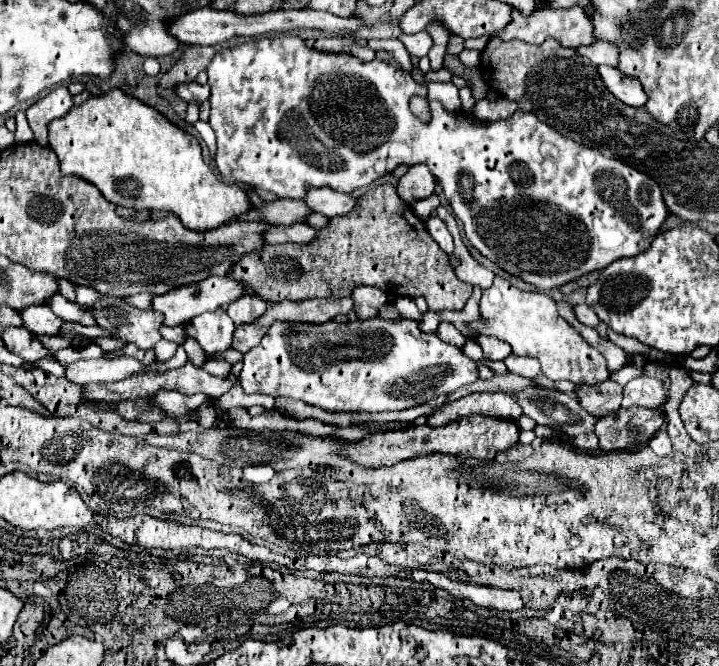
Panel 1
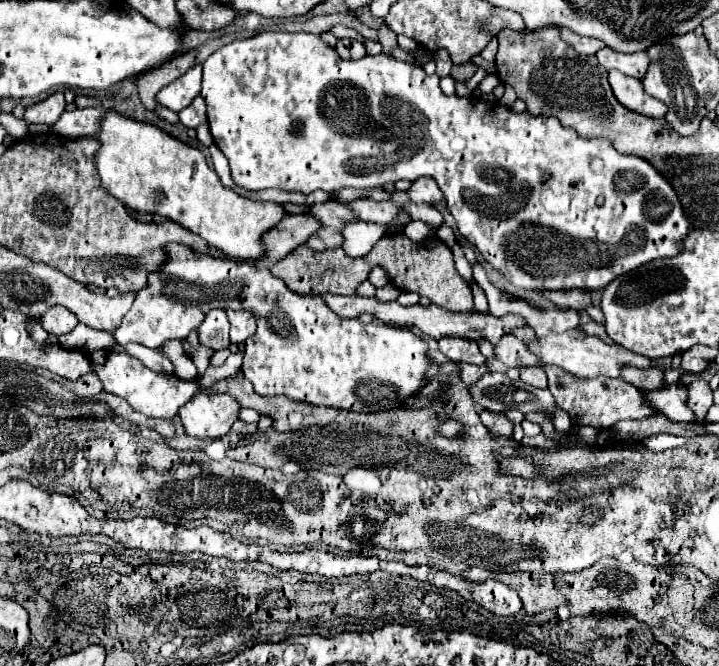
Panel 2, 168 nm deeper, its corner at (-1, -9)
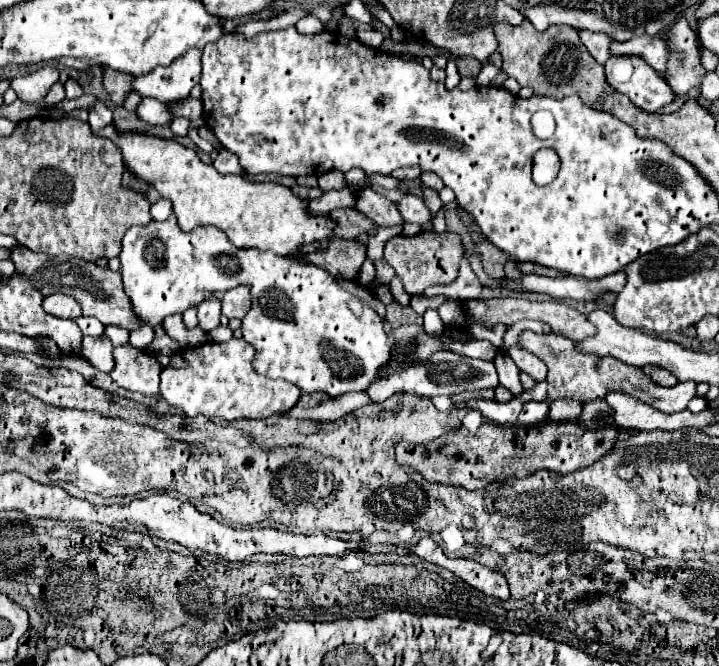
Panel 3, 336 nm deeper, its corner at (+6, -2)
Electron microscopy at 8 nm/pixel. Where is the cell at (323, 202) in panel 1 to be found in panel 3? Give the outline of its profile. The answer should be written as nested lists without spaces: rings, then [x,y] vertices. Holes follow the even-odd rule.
[[[404,195],[398,203],[396,203],[396,207],[398,207],[398,211],[400,211],[400,215],[404,215],[404,221],[406,223],[426,223],[426,221],[430,221],[432,219],[432,215],[430,215],[430,211],[428,211],[428,207],[424,205],[424,201],[420,199],[420,197],[416,197],[416,195]]]

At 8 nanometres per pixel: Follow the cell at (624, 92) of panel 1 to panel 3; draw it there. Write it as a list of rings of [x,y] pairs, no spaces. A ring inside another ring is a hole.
[[[610,57],[604,69],[608,83],[646,113],[656,113],[674,101],[672,89],[640,57]]]

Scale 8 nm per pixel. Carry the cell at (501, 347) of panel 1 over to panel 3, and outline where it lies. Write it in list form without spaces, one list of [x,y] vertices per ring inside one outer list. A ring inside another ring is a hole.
[[[522,331],[520,333],[520,349],[526,350],[546,363],[547,367],[547,397],[552,401],[556,399],[578,399],[580,403],[590,403],[596,399],[604,399],[604,395],[608,395],[608,391],[624,391],[624,395],[632,395],[636,399],[640,399],[642,403],[648,403],[650,407],[656,407],[664,413],[676,413],[676,411],[684,411],[686,405],[690,403],[692,397],[696,397],[696,383],[678,383],[670,389],[664,389],[660,385],[656,385],[650,377],[646,377],[642,373],[642,369],[638,367],[630,367],[624,365],[612,357],[594,357],[594,355],[584,355],[574,351],[574,341],[556,335],[556,333],[548,333],[536,335],[532,331]]]

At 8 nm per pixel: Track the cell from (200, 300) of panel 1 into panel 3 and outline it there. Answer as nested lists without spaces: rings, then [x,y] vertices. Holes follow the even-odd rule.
[[[174,215],[162,223],[132,227],[122,239],[120,263],[132,313],[140,319],[140,327],[130,331],[130,343],[142,351],[150,347],[156,327],[162,327],[166,317],[198,307],[212,293],[246,285],[252,293],[252,309],[244,317],[242,335],[256,347],[252,367],[258,375],[296,383],[306,395],[324,393],[334,399],[346,393],[366,393],[392,355],[380,315],[342,289],[330,273],[294,257],[236,249],[214,227],[184,233]]]

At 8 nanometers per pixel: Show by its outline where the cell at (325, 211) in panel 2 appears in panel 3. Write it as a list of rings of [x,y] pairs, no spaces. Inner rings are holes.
[[[370,187],[354,189],[354,193],[356,193],[354,209],[360,211],[370,221],[374,221],[378,227],[390,227],[390,225],[404,223],[396,205],[390,199],[384,199],[382,195],[374,193]]]

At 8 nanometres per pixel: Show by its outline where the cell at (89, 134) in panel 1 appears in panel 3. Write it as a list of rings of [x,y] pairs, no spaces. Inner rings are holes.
[[[112,125],[104,127],[104,137],[112,139],[116,147],[122,151],[124,167],[140,181],[152,185],[162,199],[168,199],[172,203],[172,213],[178,219],[178,225],[182,231],[192,231],[196,227],[206,227],[212,225],[226,233],[228,241],[236,249],[250,249],[256,247],[260,251],[272,251],[276,255],[294,255],[302,245],[320,241],[322,247],[332,239],[332,229],[334,223],[322,215],[314,217],[306,213],[306,199],[296,197],[288,187],[278,185],[278,183],[250,183],[242,175],[220,175],[212,165],[206,165],[200,161],[194,149],[188,149],[174,139],[162,139],[146,133],[136,133],[136,131],[118,131]]]

